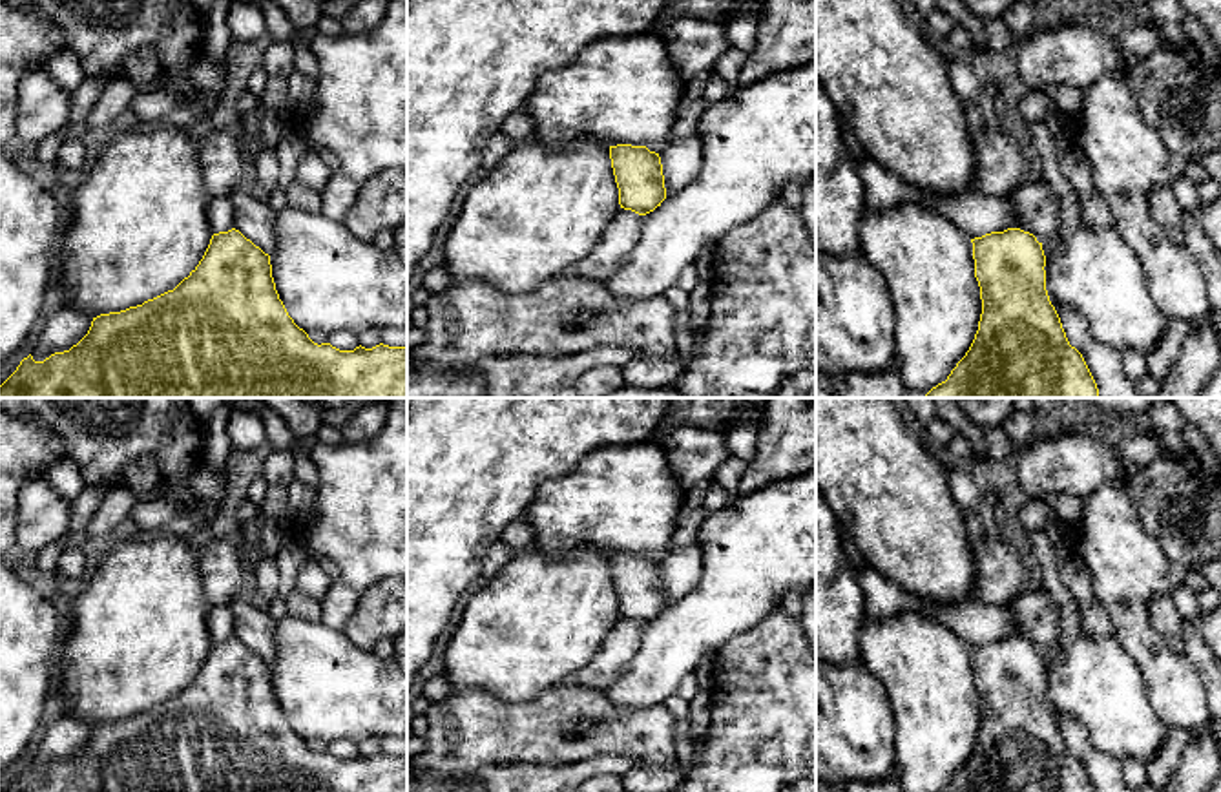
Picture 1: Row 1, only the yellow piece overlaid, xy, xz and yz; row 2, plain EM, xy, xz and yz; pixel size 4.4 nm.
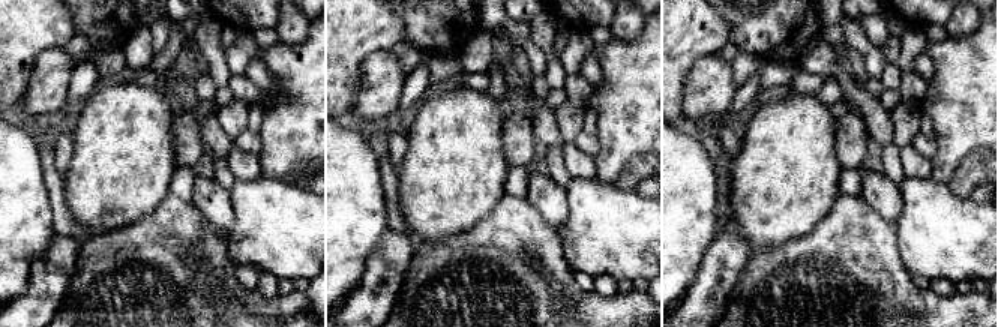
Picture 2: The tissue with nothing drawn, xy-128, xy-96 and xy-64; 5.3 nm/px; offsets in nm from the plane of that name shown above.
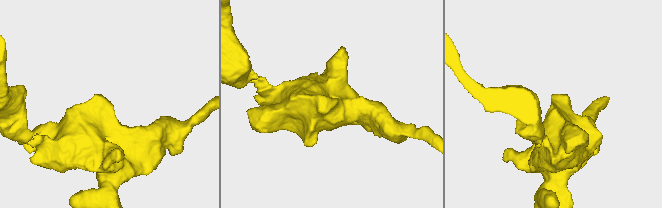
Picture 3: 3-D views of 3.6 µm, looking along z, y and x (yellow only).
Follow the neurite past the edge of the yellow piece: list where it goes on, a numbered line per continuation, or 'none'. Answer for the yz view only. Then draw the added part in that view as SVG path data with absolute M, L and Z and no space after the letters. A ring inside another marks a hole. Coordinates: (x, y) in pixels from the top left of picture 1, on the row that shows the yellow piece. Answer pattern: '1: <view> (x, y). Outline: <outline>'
none

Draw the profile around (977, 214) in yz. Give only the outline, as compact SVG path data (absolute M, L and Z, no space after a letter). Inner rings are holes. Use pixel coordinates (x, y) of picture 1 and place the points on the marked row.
M872 157L858 161L858 175L865 184L865 212L885 210L902 203L920 203L955 223L971 239L1017 228L1018 223L1009 199L978 192L953 197L925 192L905 182Z

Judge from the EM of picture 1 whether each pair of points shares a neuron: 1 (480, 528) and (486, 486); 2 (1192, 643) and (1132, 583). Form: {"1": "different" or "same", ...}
{"1": "same", "2": "different"}

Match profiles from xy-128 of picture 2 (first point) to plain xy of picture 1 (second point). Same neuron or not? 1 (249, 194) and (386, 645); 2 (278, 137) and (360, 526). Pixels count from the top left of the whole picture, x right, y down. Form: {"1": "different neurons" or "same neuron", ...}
{"1": "different neurons", "2": "same neuron"}

